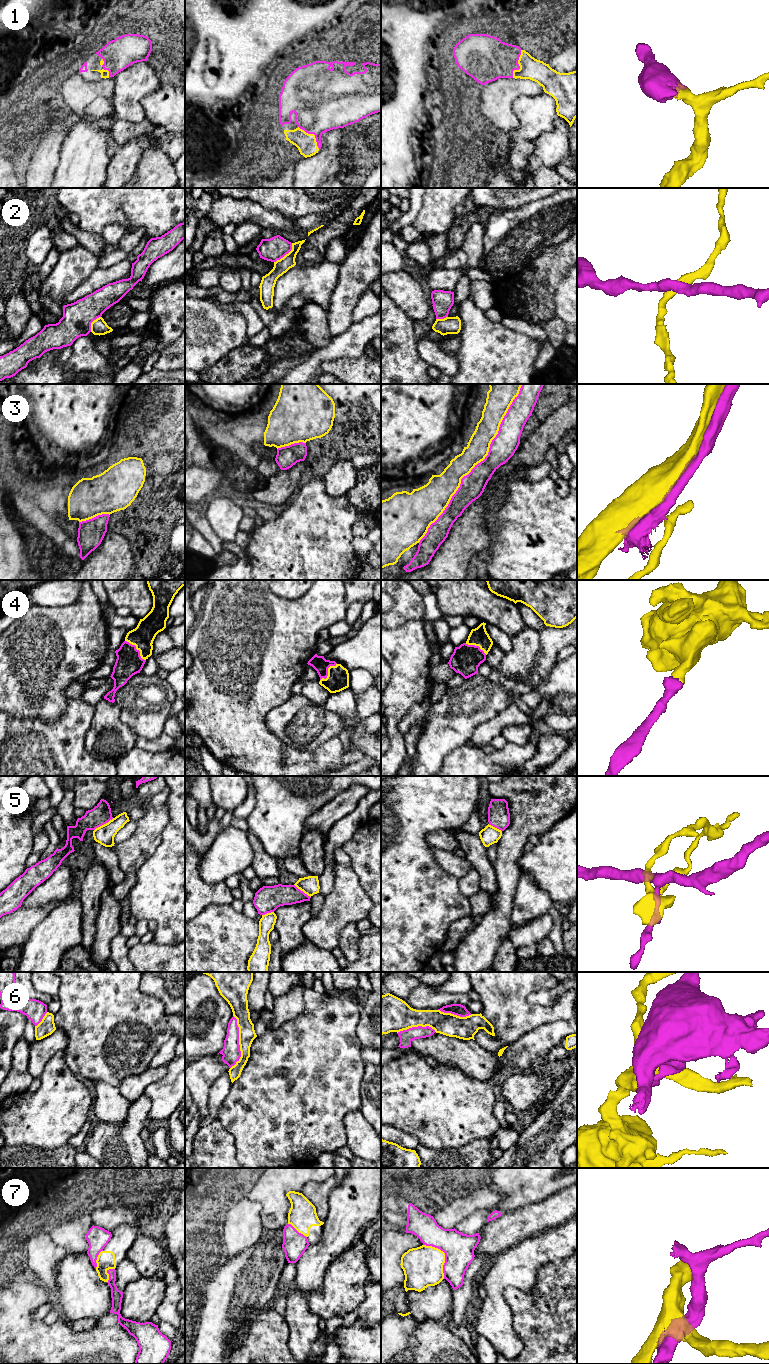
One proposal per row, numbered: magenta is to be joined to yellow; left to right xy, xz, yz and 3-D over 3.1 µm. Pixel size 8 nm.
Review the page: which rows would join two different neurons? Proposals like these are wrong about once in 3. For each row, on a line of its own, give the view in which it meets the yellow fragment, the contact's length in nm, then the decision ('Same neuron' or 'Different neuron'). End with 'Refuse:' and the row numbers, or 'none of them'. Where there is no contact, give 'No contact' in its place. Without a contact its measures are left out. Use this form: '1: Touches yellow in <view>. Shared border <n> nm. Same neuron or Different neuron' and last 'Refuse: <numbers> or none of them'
1: Touches yellow in yz. Shared border 240 nm. Same neuron
2: Touches yellow in xz. Shared border 220 nm. Different neuron
3: Touches yellow in yz. Shared border 1500 nm. Different neuron
4: Touches yellow in xy. Shared border 240 nm. Same neuron
5: Touches yellow in xy. Shared border 190 nm. Different neuron
6: Touches yellow in xz. Shared border 440 nm. Different neuron
7: Touches yellow in yz. Shared border 320 nm. Different neuron
Refuse: 2, 3, 5, 6, 7

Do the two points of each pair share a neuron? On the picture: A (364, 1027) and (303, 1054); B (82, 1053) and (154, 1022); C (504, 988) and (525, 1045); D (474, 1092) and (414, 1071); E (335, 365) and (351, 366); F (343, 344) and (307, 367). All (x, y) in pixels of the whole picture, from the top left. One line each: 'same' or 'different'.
A: different
B: same
C: different
D: same
E: same
F: same

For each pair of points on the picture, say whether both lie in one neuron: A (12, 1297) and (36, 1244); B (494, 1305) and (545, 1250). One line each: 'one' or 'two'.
A: two
B: one

